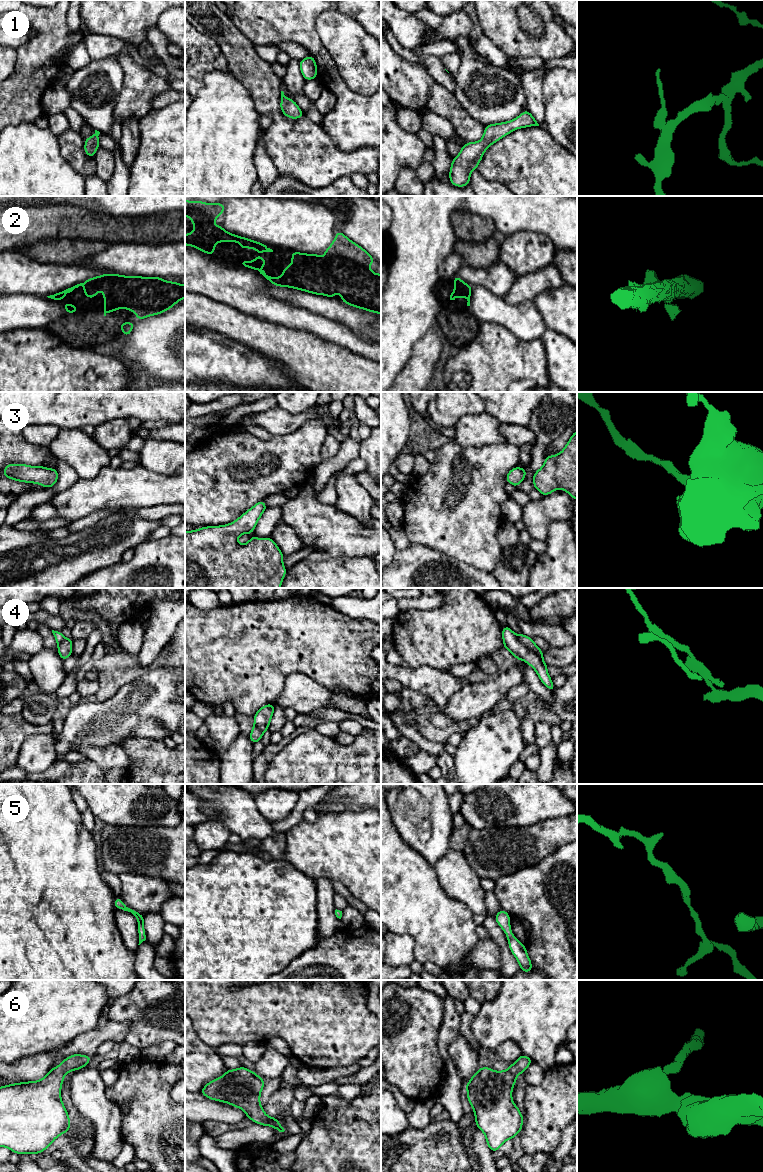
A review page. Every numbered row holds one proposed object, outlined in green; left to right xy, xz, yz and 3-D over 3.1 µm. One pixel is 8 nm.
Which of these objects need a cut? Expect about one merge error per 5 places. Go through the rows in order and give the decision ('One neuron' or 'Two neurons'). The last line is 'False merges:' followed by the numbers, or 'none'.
1: One neuron
2: One neuron
3: One neuron
4: Two neurons
5: One neuron
6: One neuron
False merges: 4

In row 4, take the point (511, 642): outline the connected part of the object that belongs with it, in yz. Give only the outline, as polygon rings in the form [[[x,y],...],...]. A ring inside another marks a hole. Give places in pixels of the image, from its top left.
[[[509,626],[502,628],[502,638],[504,649],[509,650],[516,660],[523,660],[529,664],[537,673],[542,684],[544,684],[551,692],[556,688],[552,683],[552,679],[544,666],[542,659],[533,651],[529,651],[518,639],[518,636],[510,629]]]

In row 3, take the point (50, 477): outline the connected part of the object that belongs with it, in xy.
[[[7,464],[3,476],[19,482],[40,484],[44,488],[54,486],[59,478],[56,467],[50,469],[26,464]]]

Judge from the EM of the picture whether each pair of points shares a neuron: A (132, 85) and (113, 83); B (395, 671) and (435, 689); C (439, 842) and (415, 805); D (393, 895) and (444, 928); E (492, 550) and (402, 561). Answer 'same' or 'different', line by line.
A: different
B: same
C: same
D: same
E: different

